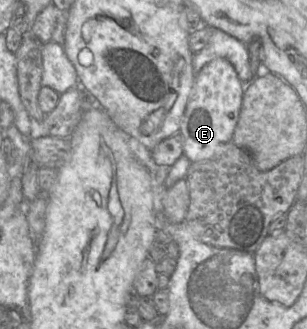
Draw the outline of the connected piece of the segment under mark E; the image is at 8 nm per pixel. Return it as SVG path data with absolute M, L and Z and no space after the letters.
M224 58L211 60L195 75L179 131L184 139L183 154L191 162L210 159L232 142L245 85L232 64Z

